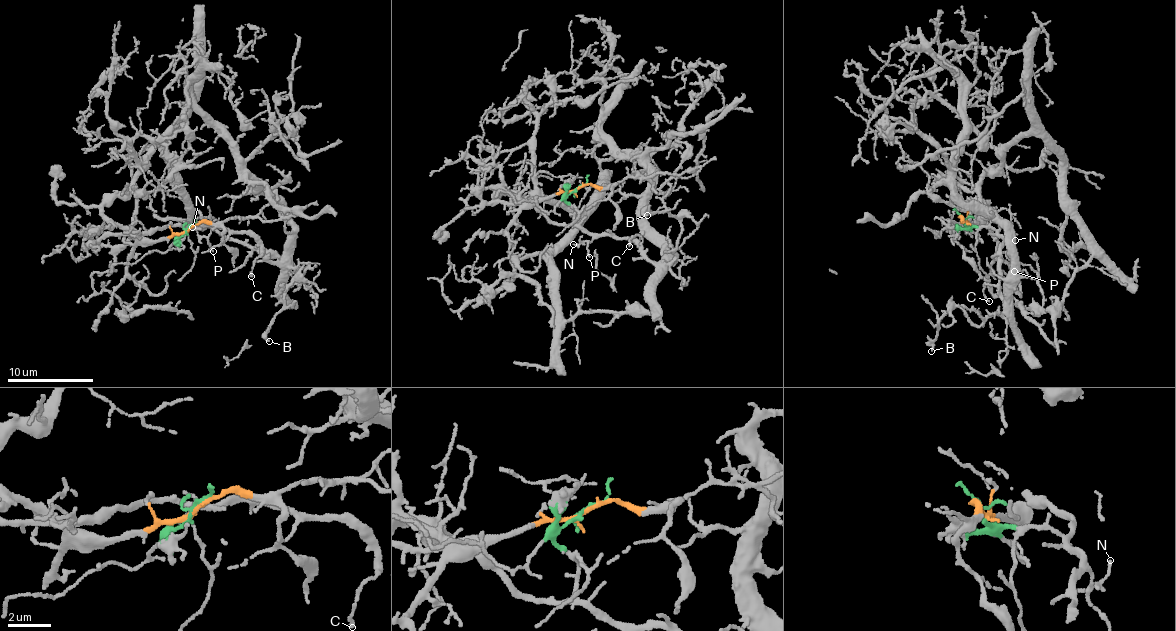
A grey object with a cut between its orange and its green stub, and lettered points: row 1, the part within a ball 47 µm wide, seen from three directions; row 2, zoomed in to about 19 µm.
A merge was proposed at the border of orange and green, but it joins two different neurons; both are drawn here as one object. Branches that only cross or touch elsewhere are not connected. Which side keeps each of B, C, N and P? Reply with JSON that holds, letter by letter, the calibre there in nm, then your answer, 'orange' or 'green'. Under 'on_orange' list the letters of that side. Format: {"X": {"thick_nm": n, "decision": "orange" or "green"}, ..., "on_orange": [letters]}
{"B": {"thick_nm": 200, "decision": "green"}, "C": {"thick_nm": 140, "decision": "green"}, "N": {"thick_nm": 120, "decision": "green"}, "P": {"thick_nm": 100, "decision": "green"}, "on_orange": []}

